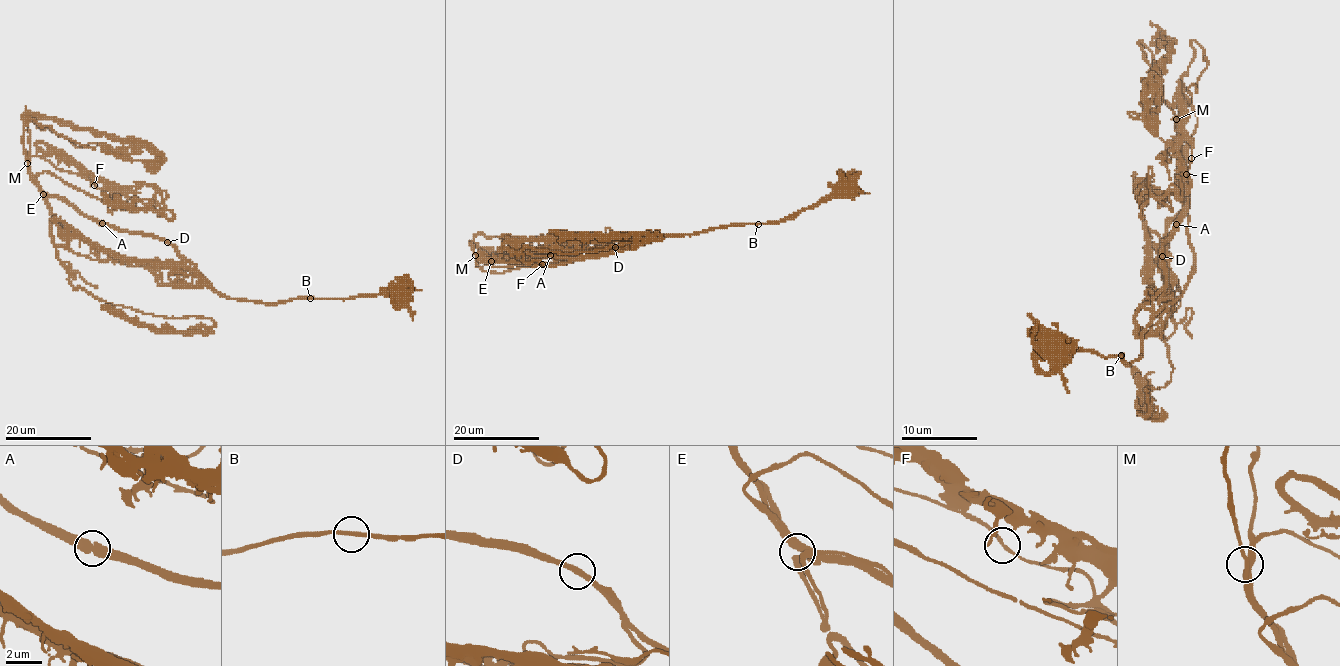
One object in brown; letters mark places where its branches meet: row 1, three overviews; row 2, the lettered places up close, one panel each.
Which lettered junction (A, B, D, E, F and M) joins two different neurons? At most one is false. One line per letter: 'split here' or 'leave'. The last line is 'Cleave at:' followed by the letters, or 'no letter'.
A: leave
B: leave
D: leave
E: leave
F: leave
M: leave
Cleave at: no letter

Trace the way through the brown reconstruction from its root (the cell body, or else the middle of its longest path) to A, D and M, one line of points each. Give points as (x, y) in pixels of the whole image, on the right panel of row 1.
A: (1054, 351), (1092, 349), (1129, 364), (1141, 355), (1152, 300), (1165, 283), (1163, 246), (1176, 225)
D: (1054, 351), (1092, 349), (1103, 357), (1120, 355), (1129, 364), (1135, 361), (1152, 300), (1165, 283), (1161, 257)
M: (1054, 351), (1092, 349), (1129, 364), (1141, 355), (1152, 300), (1165, 283), (1163, 246), (1184, 210), (1176, 119)

